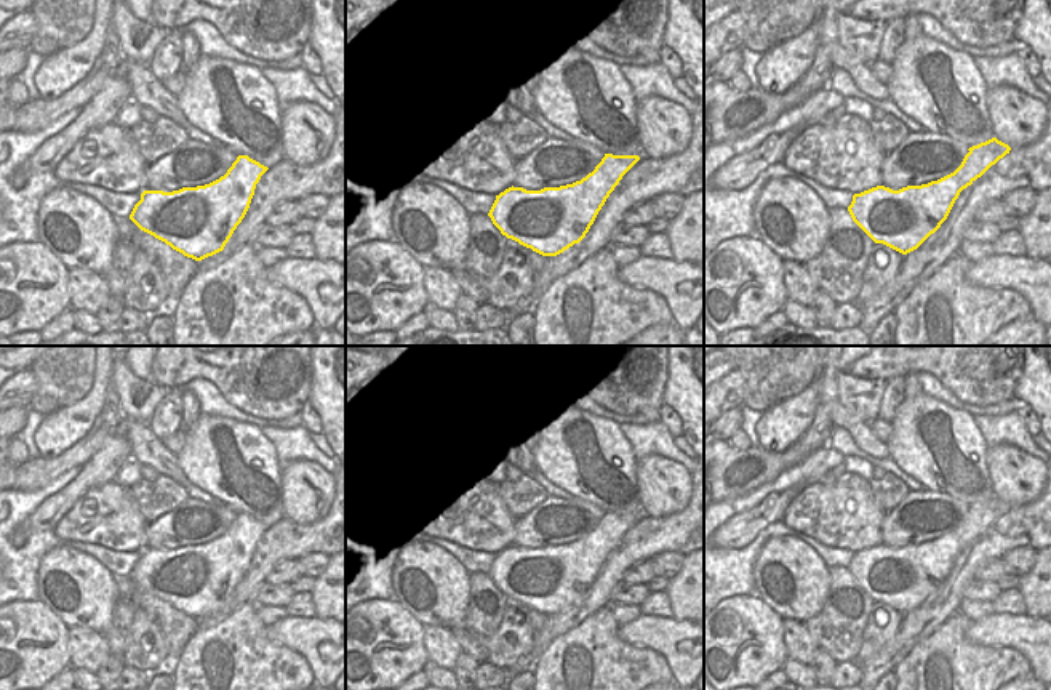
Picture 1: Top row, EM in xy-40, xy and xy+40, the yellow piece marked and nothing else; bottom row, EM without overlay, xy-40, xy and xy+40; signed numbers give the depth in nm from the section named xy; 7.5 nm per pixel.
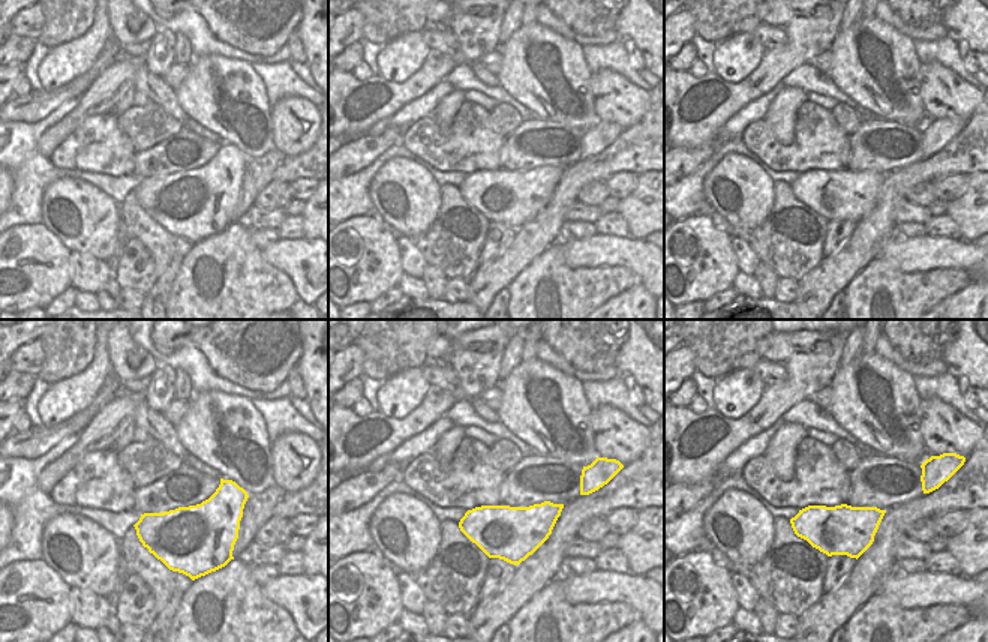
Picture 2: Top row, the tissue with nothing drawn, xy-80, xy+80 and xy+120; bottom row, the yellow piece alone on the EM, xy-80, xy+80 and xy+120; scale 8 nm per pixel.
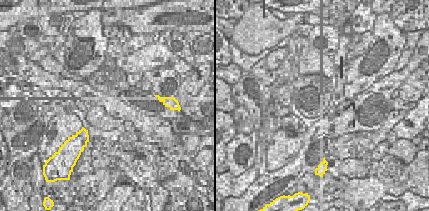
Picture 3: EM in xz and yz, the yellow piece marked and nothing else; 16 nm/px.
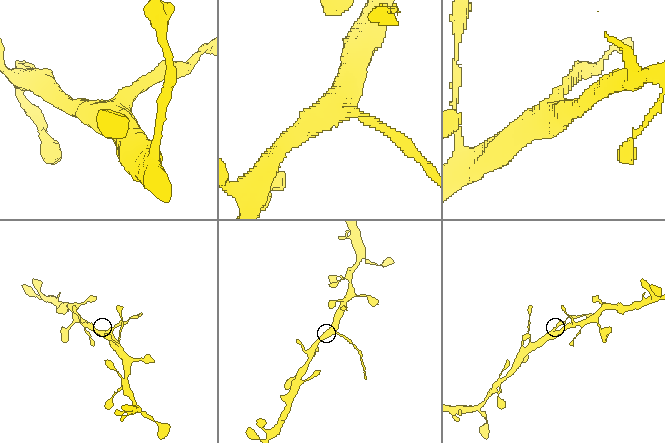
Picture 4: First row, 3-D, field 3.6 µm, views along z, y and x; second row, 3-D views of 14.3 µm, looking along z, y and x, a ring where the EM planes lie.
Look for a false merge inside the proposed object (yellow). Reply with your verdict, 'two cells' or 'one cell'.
two cells

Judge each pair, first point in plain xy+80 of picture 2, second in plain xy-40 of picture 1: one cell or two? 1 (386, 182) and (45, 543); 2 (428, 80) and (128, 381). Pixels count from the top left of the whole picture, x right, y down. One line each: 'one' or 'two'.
1: two
2: one

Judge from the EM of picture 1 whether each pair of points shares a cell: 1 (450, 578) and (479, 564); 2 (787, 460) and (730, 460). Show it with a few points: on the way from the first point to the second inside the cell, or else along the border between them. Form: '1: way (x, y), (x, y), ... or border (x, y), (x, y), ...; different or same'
1: border (435, 546), (445, 548), (471, 573); different
2: way (773, 460), (762, 460), (754, 455), (744, 458); same

